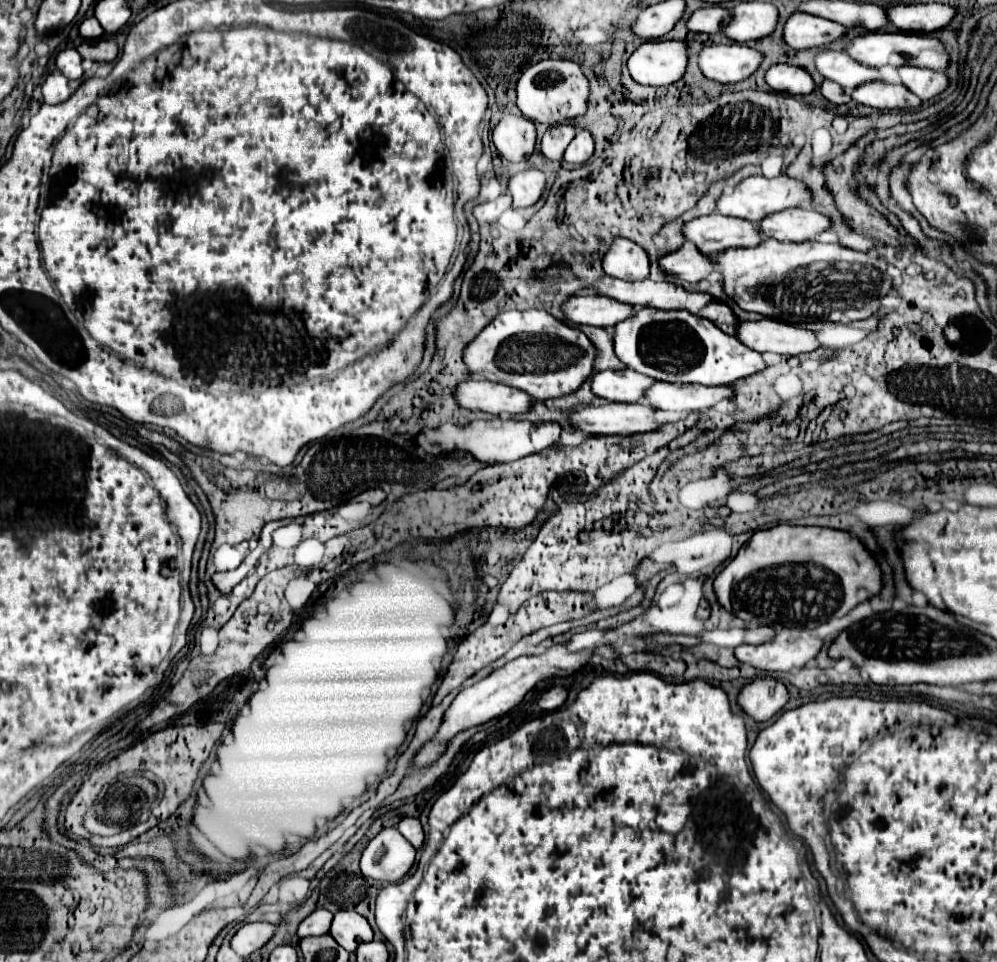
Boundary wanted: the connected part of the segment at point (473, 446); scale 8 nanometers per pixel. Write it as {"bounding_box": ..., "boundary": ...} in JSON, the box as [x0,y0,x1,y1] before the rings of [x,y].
{"bounding_box":[417,418,561,462],"boundary":[[[495,418],[491,422],[477,420],[471,422],[469,426],[453,426],[453,424],[443,424],[437,430],[425,430],[417,438],[417,446],[423,448],[429,454],[441,454],[441,452],[451,452],[455,448],[471,452],[477,460],[481,462],[513,462],[519,458],[525,458],[529,454],[537,454],[541,450],[547,450],[555,446],[561,438],[561,424],[559,422],[529,422],[529,420],[501,420]]]}

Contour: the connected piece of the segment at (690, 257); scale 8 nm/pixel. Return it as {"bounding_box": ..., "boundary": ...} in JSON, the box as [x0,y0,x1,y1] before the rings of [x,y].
{"bounding_box":[659,242,715,284],"boundary":[[[685,242],[679,250],[663,256],[659,264],[667,274],[679,276],[679,280],[693,284],[705,280],[715,270],[713,256],[699,252],[699,248],[693,242]]]}

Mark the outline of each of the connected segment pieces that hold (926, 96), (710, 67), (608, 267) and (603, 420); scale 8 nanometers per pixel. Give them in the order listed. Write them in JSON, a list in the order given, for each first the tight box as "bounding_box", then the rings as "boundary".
[{"bounding_box":[899,66,949,102],"boundary":[[[903,66],[899,68],[901,82],[917,94],[923,102],[933,100],[941,92],[949,88],[949,76],[945,72],[935,72],[935,70],[919,70],[915,66]]]},{"bounding_box":[699,44,763,84],"boundary":[[[743,44],[705,46],[699,54],[701,72],[721,84],[747,80],[763,62],[763,54]]]},{"bounding_box":[603,238,649,282],"boundary":[[[617,238],[603,258],[605,274],[627,282],[645,280],[649,276],[649,264],[649,254],[627,238]]]},{"bounding_box":[571,404,661,436],"boundary":[[[605,404],[605,406],[577,406],[571,424],[595,436],[633,436],[661,428],[655,418],[657,410],[649,404]]]}]

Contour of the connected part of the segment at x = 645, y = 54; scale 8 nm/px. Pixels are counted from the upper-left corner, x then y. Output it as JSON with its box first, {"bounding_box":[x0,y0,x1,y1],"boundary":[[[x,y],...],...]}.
{"bounding_box":[627,40,689,86],"boundary":[[[687,40],[643,42],[627,62],[629,74],[639,84],[669,86],[685,74],[689,60],[687,48]]]}

